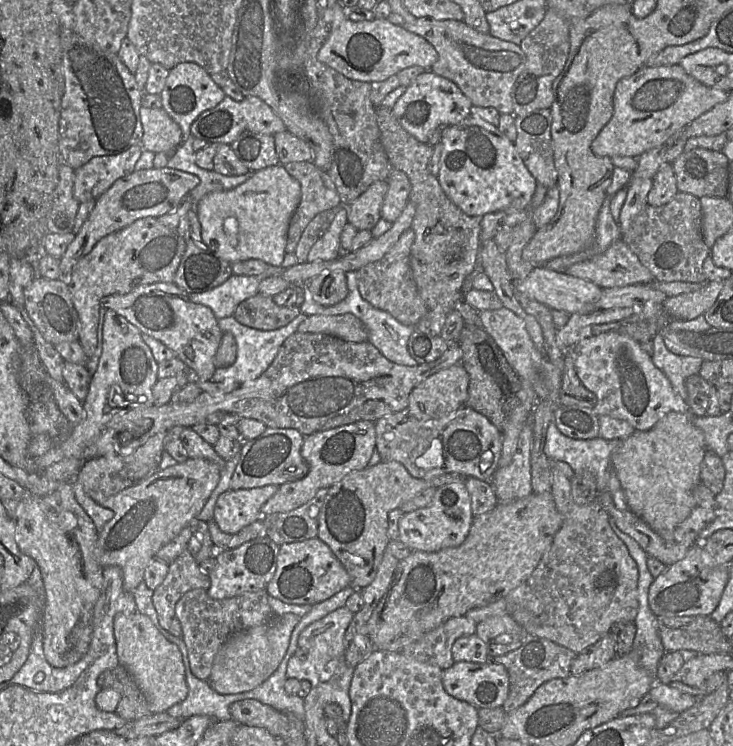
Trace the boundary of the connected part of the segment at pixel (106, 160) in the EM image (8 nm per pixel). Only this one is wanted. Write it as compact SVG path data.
M133 145L120 154L97 156L75 169L73 195L79 203L97 200L115 181L135 171L143 148Z

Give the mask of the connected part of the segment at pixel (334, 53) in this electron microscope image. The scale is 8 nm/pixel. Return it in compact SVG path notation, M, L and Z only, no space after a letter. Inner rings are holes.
M340 1L323 9L322 18L330 24L330 34L318 52L318 60L349 79L369 83L384 81L411 66L431 70L438 60L437 51L423 37L387 19L353 21Z

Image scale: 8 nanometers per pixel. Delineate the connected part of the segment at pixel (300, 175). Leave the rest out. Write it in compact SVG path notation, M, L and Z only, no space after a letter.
M312 161L289 162L284 168L301 186L301 200L291 218L286 244L286 253L294 254L310 221L320 212L340 206L341 201L330 176Z

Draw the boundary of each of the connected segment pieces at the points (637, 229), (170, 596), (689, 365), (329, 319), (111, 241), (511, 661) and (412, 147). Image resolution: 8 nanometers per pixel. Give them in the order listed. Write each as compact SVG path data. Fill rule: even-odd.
M680 192L671 201L662 206L647 205L631 222L629 228L623 231L621 239L630 247L639 261L649 269L656 281L660 282L692 282L707 281L703 271L703 263L710 255L710 248L704 242L702 235L702 209L698 197Z
M186 550L169 564L163 582L153 590L152 601L163 629L182 638L182 627L175 613L179 599L193 589L208 590L211 581L201 571L194 555Z
M661 333L653 338L652 362L669 379L673 390L686 402L688 393L685 380L694 374L698 374L703 359L693 356L681 356L670 352Z
M312 315L308 316L297 329L301 333L324 333L347 342L368 341L365 325L355 315Z
M146 217L103 237L96 243L91 252L74 266L66 278L66 284L80 320L78 341L88 358L93 355L97 347L97 326L101 299L112 294L127 294L141 285L158 282L172 283L185 250L186 242L179 235L177 229L170 229L162 225L157 218Z
M524 634L521 646L505 655L497 656L490 661L502 664L509 676L509 694L502 708L508 714L525 704L534 694L535 690L555 678L566 678L570 675L570 666L575 654L570 649L558 645L546 638L531 634Z
M376 107L381 142L393 169L403 171L410 180L409 201L416 205L412 222L415 240L410 253L412 277L429 310L450 312L463 298L463 283L479 266L481 217L465 214L442 189L438 177L429 170L434 146L423 143L404 129L392 108Z

